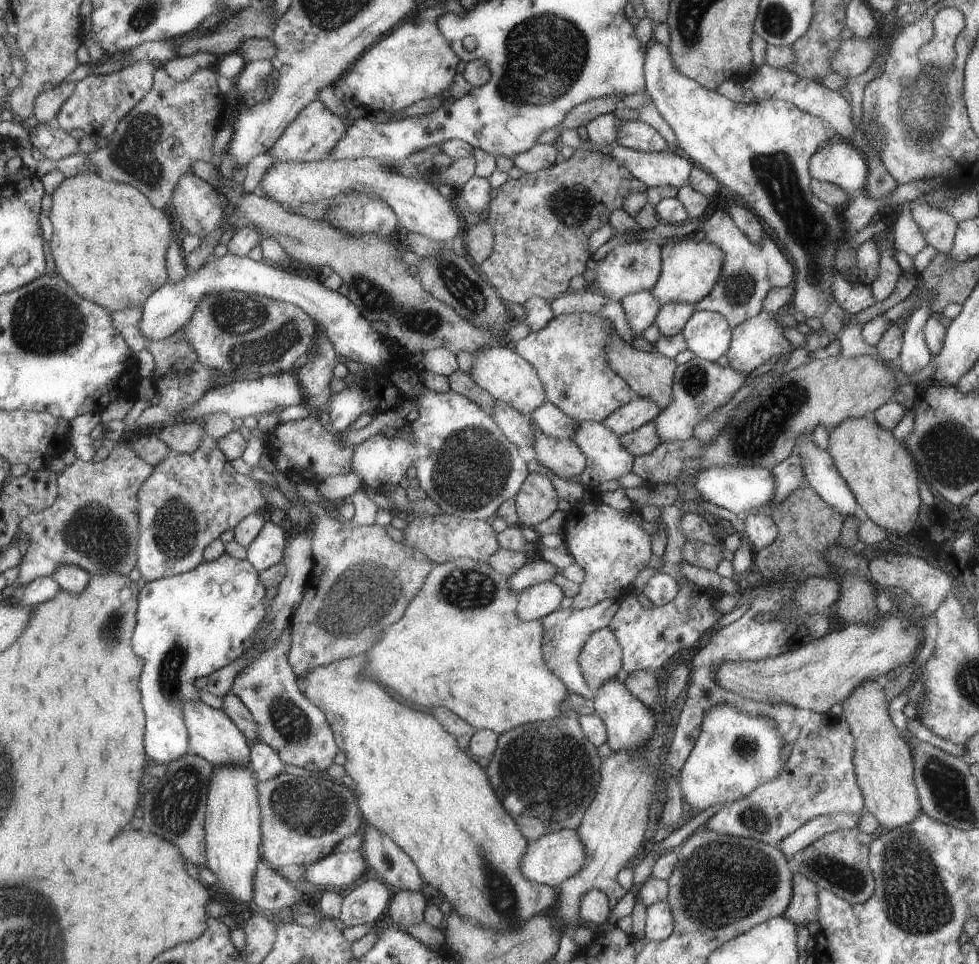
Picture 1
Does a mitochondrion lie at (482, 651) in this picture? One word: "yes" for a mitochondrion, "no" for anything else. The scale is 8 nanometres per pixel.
no

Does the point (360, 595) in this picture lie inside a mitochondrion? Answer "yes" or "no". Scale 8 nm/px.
yes

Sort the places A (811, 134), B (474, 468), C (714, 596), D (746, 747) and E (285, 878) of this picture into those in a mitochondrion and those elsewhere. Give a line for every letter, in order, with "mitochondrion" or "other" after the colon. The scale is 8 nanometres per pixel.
A: other
B: mitochondrion
C: other
D: mitochondrion
E: other

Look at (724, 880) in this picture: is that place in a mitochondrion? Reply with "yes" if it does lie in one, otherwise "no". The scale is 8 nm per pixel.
yes

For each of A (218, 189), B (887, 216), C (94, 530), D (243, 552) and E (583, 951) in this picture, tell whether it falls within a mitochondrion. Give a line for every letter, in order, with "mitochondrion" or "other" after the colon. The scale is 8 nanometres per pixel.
A: other
B: other
C: mitochondrion
D: other
E: other

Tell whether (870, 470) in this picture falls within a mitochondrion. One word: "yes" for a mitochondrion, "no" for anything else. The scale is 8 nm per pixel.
no

